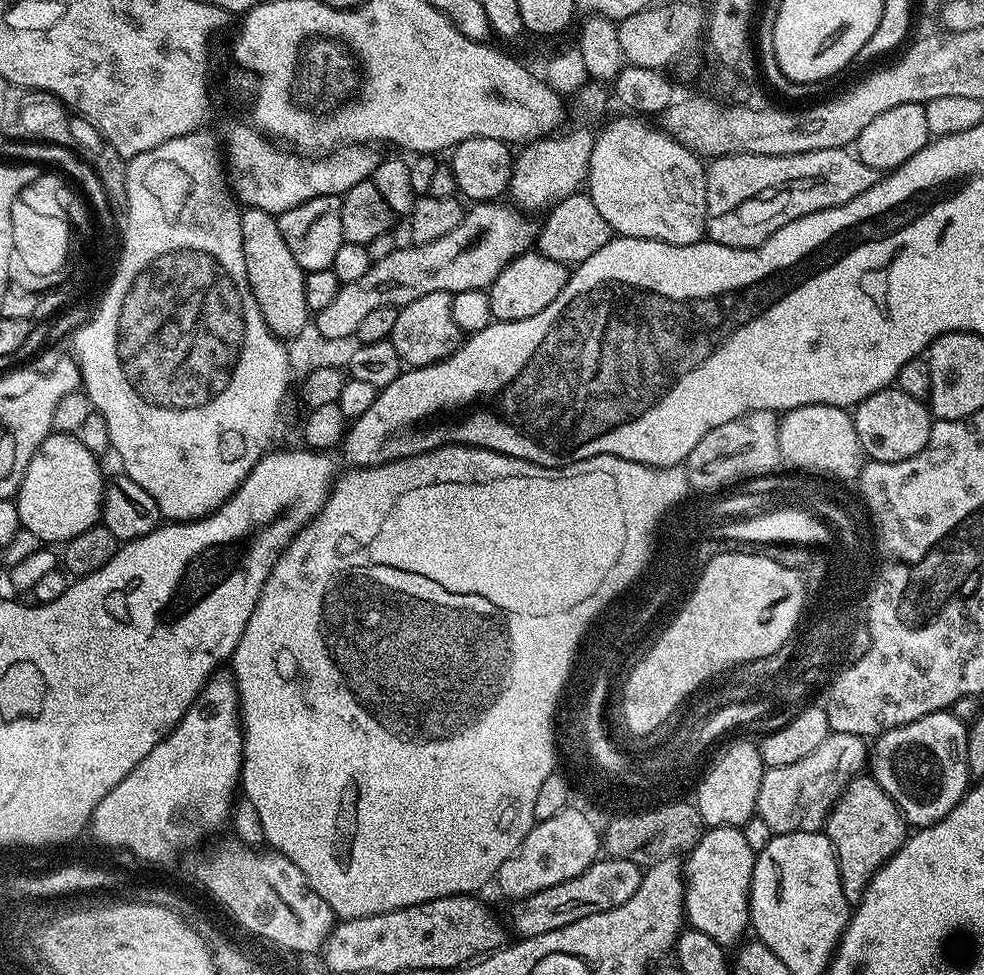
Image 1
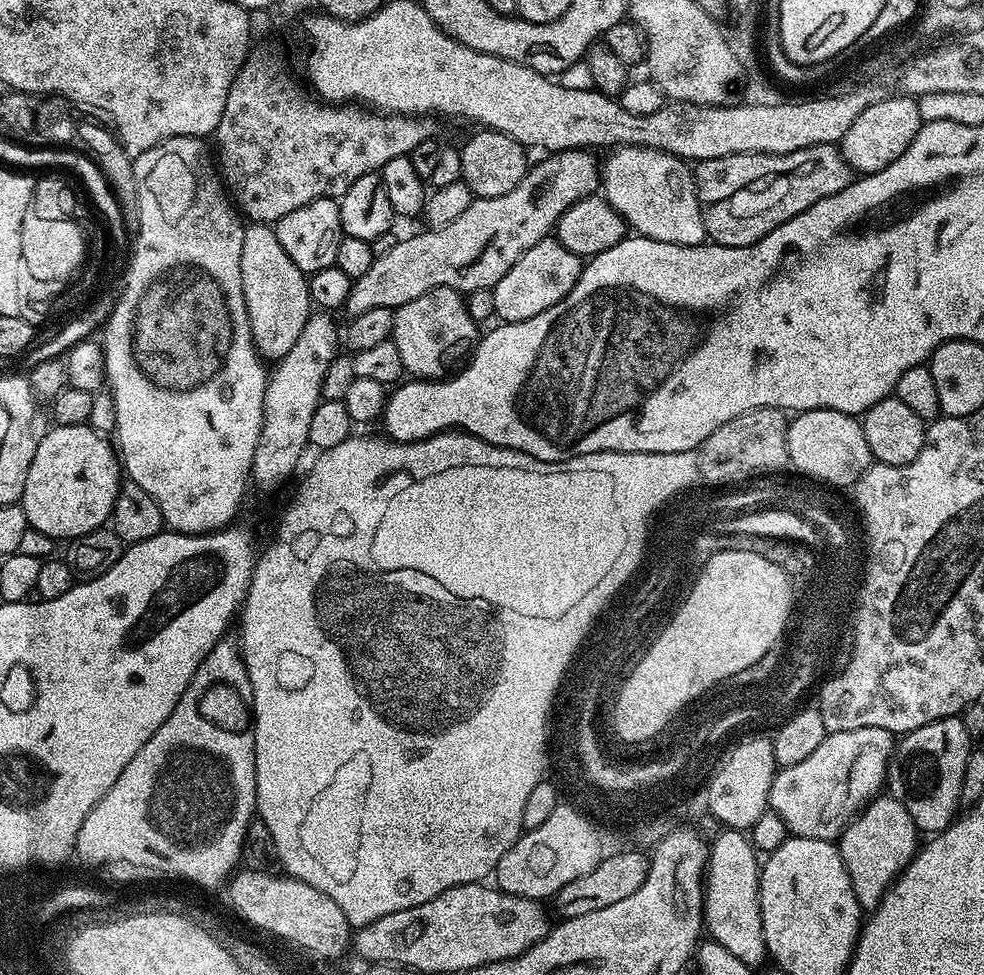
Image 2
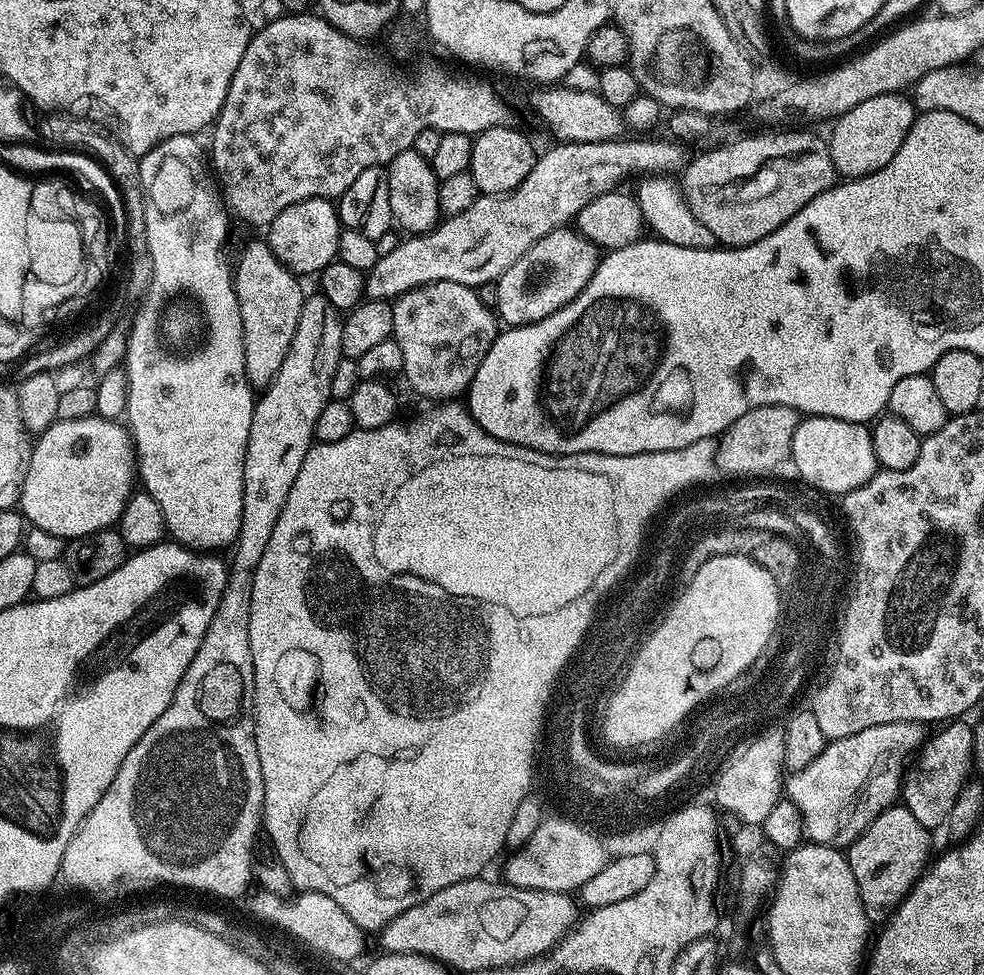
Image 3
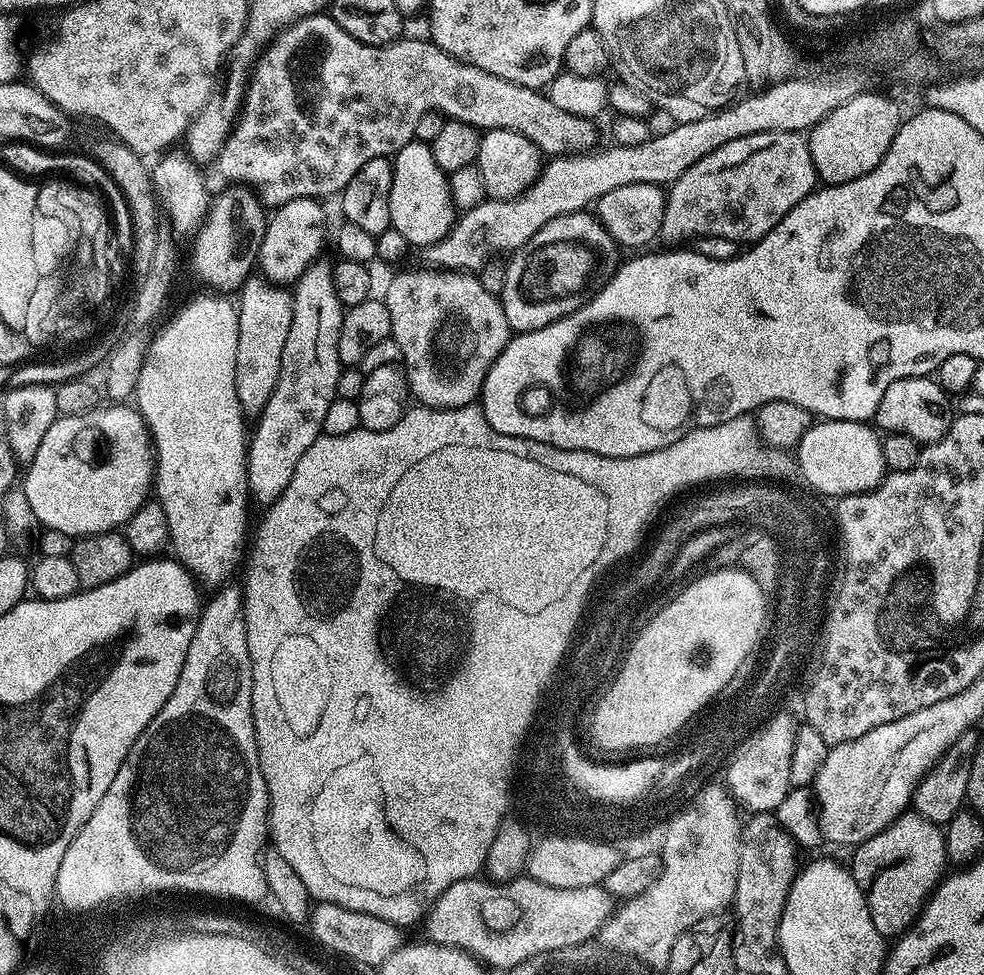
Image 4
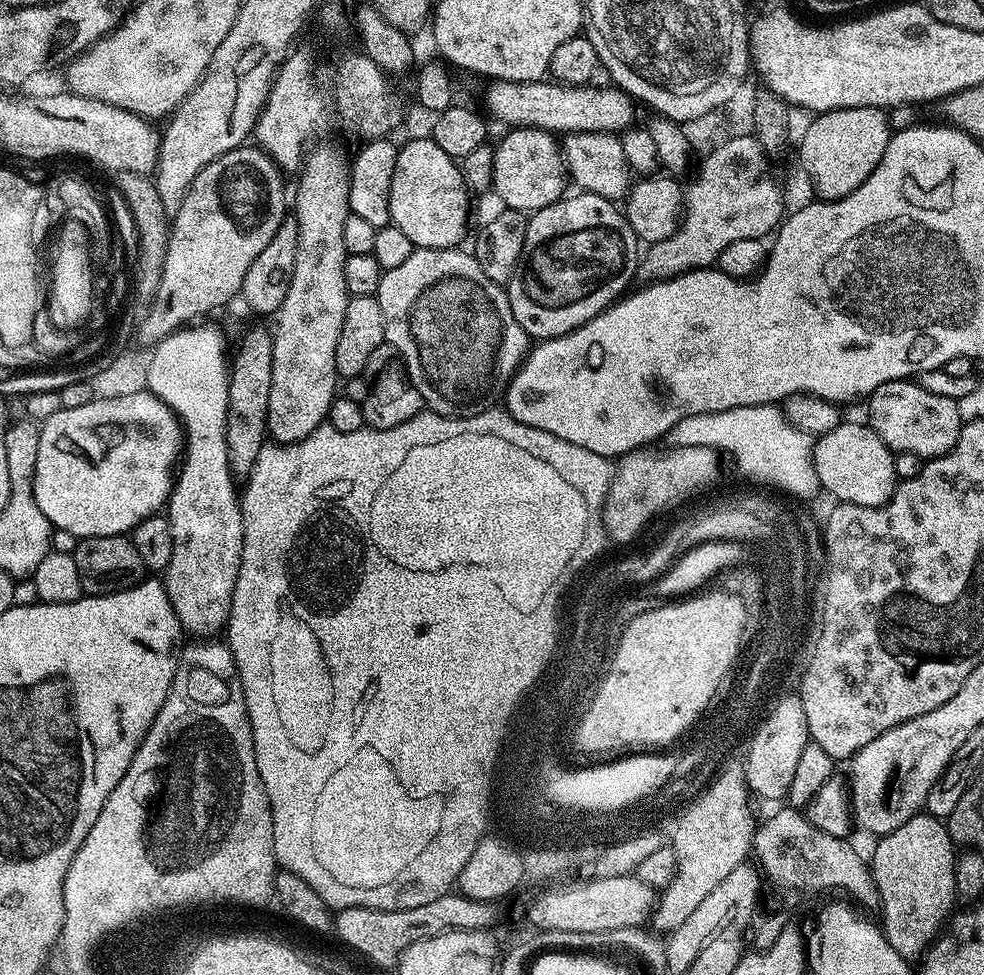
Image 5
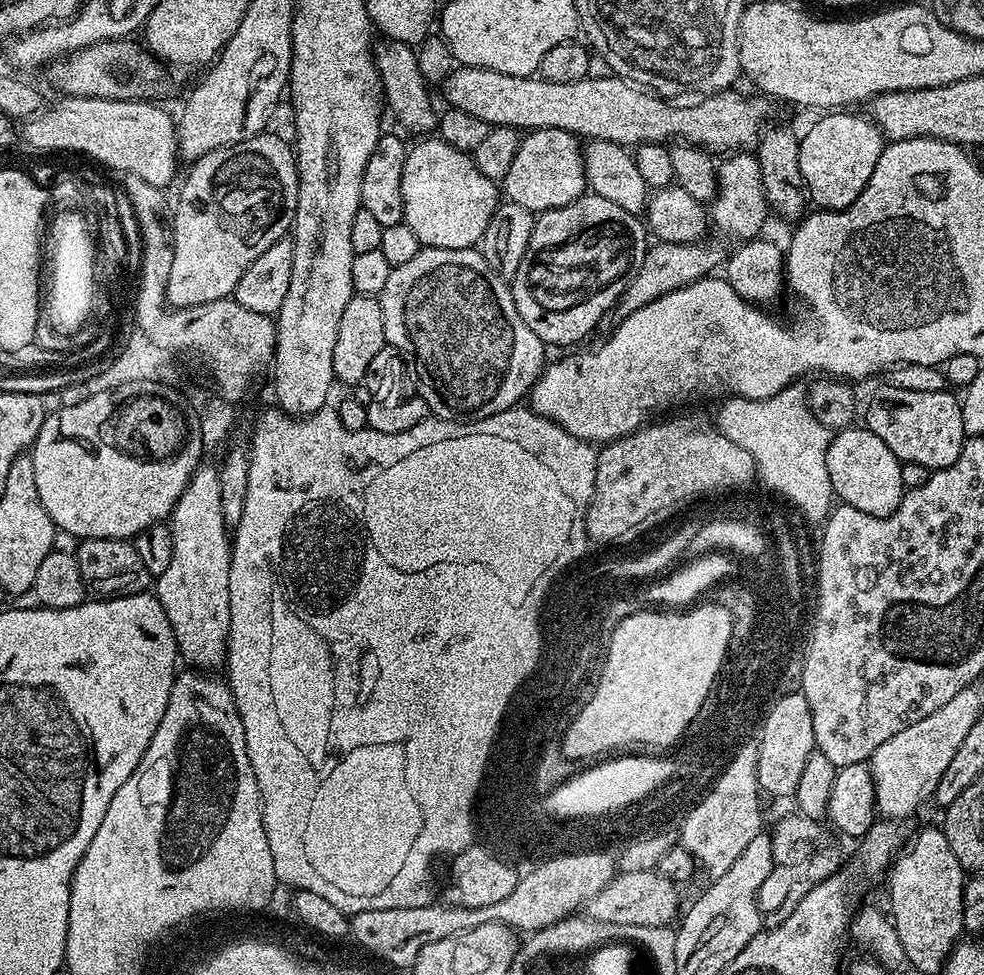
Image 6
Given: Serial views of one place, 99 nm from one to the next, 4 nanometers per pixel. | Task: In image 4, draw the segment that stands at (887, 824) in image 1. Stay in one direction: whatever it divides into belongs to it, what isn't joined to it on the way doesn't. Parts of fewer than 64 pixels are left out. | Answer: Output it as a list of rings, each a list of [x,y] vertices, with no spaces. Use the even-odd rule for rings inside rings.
[[[914,810],[901,812],[897,820],[890,822],[878,834],[855,845],[853,852],[856,853],[852,856],[852,864],[850,863],[851,874],[864,891],[864,897],[870,906],[870,918],[874,918],[874,926],[885,938],[895,937],[915,924],[916,917],[923,912],[929,896],[944,879],[949,867],[941,825],[922,818],[922,814]]]

